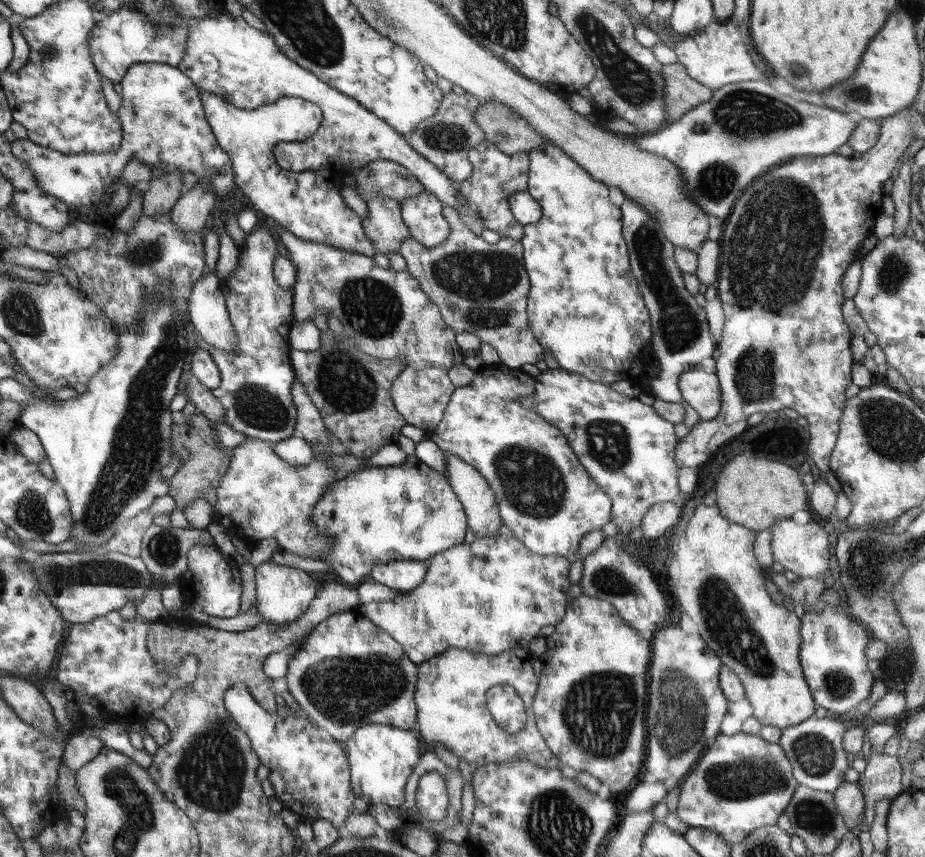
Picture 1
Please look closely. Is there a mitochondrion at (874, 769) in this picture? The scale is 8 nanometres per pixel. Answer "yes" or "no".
no

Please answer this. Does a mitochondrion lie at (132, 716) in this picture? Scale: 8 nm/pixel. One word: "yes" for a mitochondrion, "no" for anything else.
no

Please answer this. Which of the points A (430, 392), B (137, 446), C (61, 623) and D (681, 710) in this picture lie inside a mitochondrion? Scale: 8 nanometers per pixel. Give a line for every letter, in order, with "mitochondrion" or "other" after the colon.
A: other
B: mitochondrion
C: other
D: mitochondrion

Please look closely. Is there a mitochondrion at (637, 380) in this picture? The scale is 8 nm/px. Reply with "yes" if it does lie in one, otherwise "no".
no

